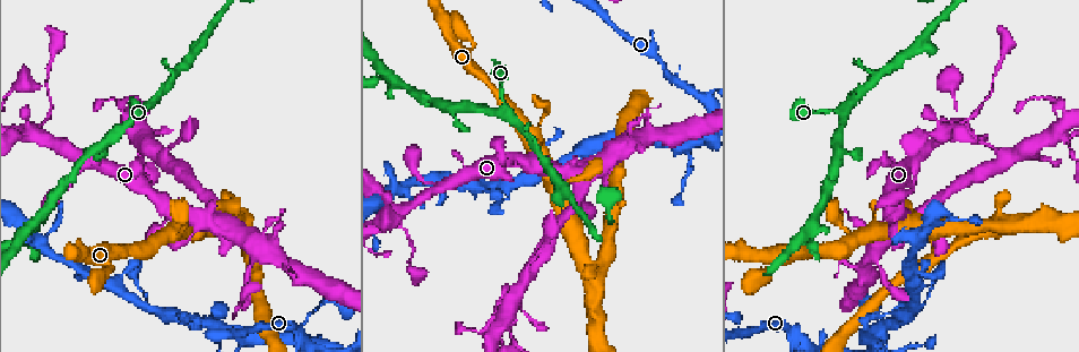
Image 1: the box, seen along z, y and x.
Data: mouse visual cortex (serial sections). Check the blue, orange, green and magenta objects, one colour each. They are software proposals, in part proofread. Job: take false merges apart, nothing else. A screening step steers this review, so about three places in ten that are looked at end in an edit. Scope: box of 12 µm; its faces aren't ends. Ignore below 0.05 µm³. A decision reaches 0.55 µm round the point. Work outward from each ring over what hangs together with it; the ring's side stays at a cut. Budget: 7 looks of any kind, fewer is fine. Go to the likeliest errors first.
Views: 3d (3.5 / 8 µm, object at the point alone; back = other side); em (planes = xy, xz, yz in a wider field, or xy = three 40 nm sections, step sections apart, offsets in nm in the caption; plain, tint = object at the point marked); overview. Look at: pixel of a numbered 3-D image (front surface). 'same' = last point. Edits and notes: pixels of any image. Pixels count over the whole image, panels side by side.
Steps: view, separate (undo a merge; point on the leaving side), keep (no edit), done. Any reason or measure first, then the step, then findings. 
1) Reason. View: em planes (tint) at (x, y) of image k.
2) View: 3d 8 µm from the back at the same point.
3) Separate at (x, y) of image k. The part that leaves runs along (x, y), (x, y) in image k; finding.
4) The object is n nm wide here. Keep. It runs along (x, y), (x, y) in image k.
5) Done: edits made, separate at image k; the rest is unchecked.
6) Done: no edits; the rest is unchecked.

Sudden change in width. View: em planes (tint) at (44, 121) of image 1.

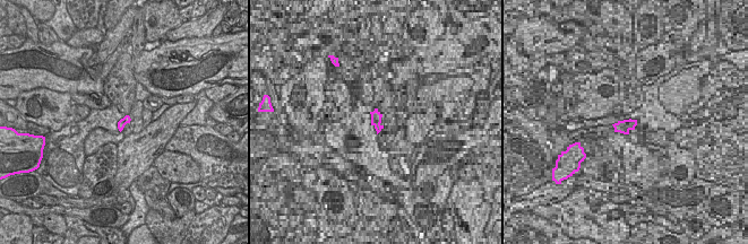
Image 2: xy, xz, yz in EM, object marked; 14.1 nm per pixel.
Wider look. View: 3d 3.5 µm at the same point.

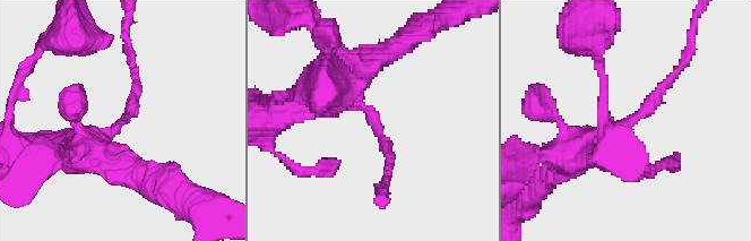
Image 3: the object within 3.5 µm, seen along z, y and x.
The object is 120 nm wide here. Keep. It runs along (575, 157), (645, 112), (679, 67) in image 3; continuous, no second cell.

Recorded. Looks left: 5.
Three-way junction. View: 3d 3.5 µm at (17, 238) of image 1.

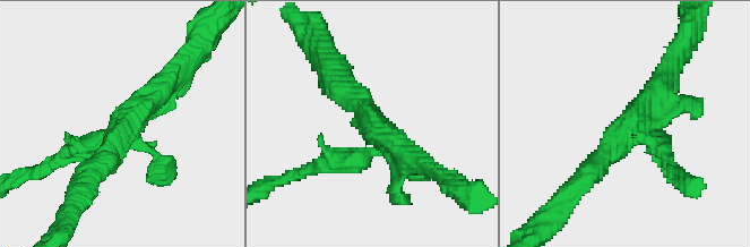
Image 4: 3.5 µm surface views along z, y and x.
Separate at (77, 141) of image 4. The part that leaves runs along (367, 148), (352, 163), (332, 163) in image 4; two cells meet here.

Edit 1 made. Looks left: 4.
See it whole again. View: overview.

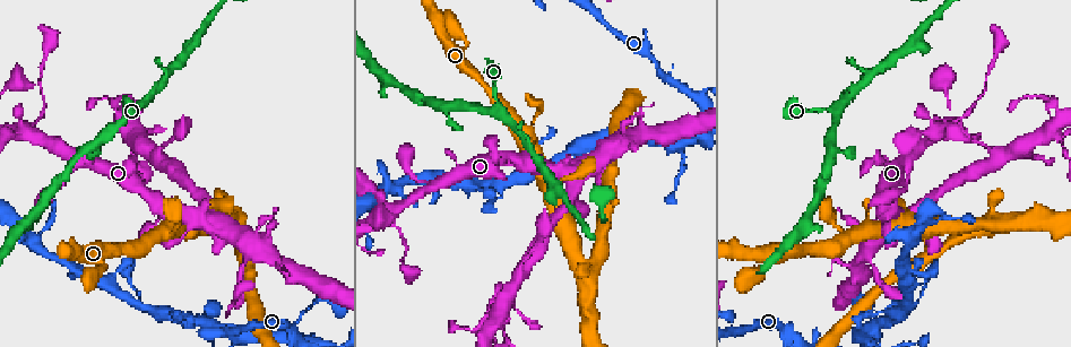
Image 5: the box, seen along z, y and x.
Calibre changes. View: 3d 8 µm at (1057, 107) of image 5.

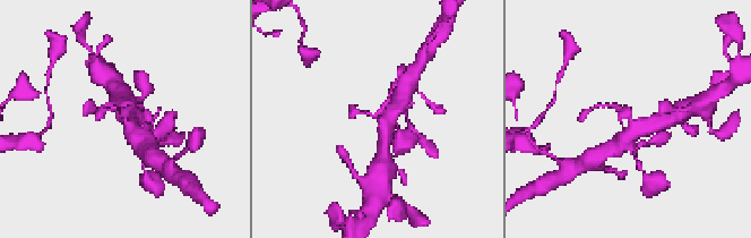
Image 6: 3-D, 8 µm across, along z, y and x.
View: 3d 3.5 µm from the back at (380, 116) of image 6.

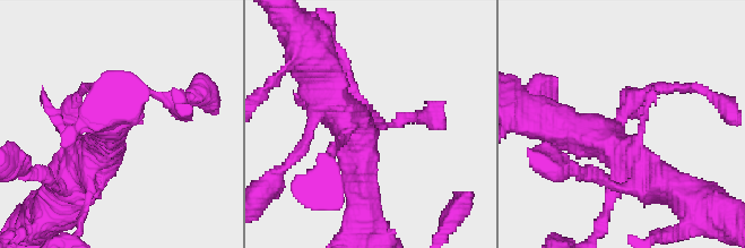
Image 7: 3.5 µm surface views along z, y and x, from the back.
Shape alone is not enough. View: em xy step 1 (tint) at (376, 121) of image 7.

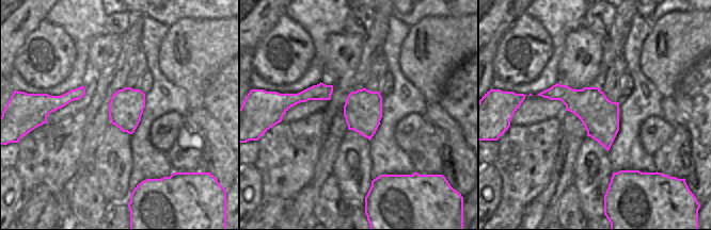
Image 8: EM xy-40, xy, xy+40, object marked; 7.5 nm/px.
The object is 280 nm wide here. Keep. It runs along (89, 169), (121, 120), (93, 88) in image 7; one cell here.

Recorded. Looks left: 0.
Done: edits made, separate at image 4; the rest is unchecked.

